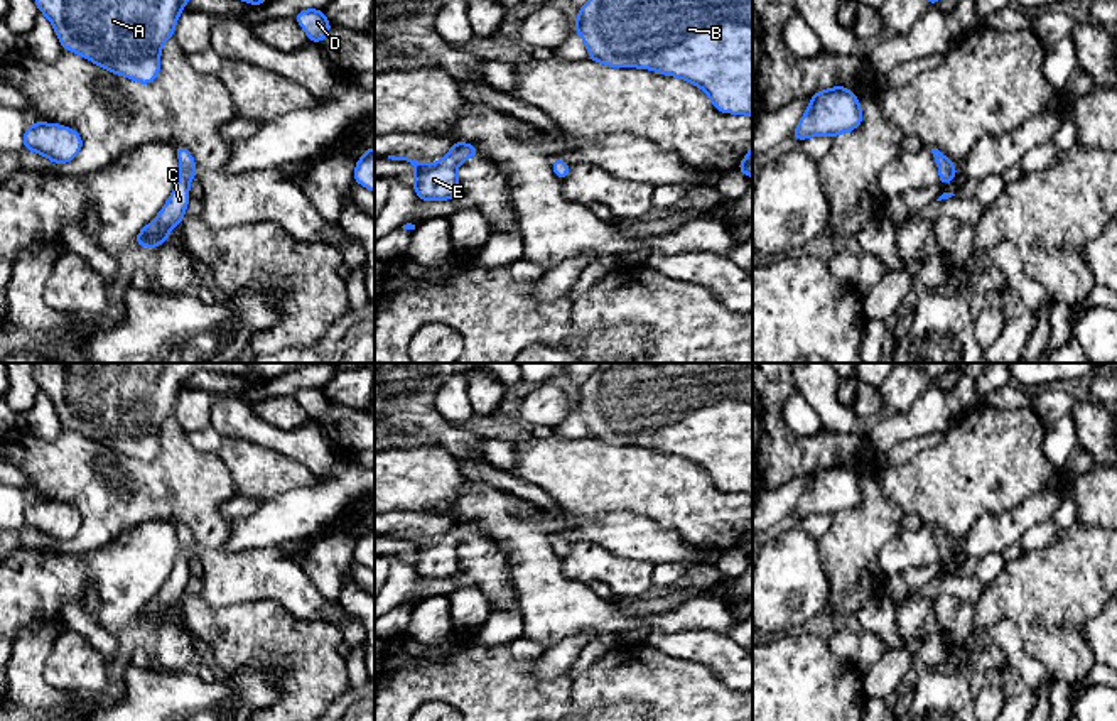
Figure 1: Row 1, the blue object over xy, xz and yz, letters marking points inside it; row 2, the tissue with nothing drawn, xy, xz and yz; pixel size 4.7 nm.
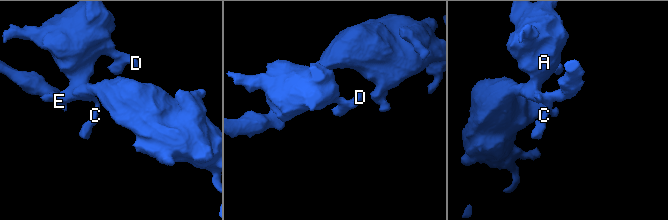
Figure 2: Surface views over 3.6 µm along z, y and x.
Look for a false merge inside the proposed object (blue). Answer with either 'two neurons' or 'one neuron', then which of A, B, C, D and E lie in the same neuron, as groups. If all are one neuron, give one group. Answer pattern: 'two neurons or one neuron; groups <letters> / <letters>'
one neuron; groups A B C D E

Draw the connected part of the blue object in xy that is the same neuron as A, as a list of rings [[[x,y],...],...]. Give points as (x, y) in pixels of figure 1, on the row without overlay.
[[[34,363],[34,380],[62,424],[100,446],[150,463],[160,451],[160,429],[174,415],[175,402],[192,373],[214,371],[251,383],[265,378],[250,363]]]

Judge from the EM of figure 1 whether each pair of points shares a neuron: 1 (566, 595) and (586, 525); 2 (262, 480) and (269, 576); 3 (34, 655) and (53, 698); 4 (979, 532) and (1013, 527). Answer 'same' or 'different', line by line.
1: same
2: different
3: same
4: same

